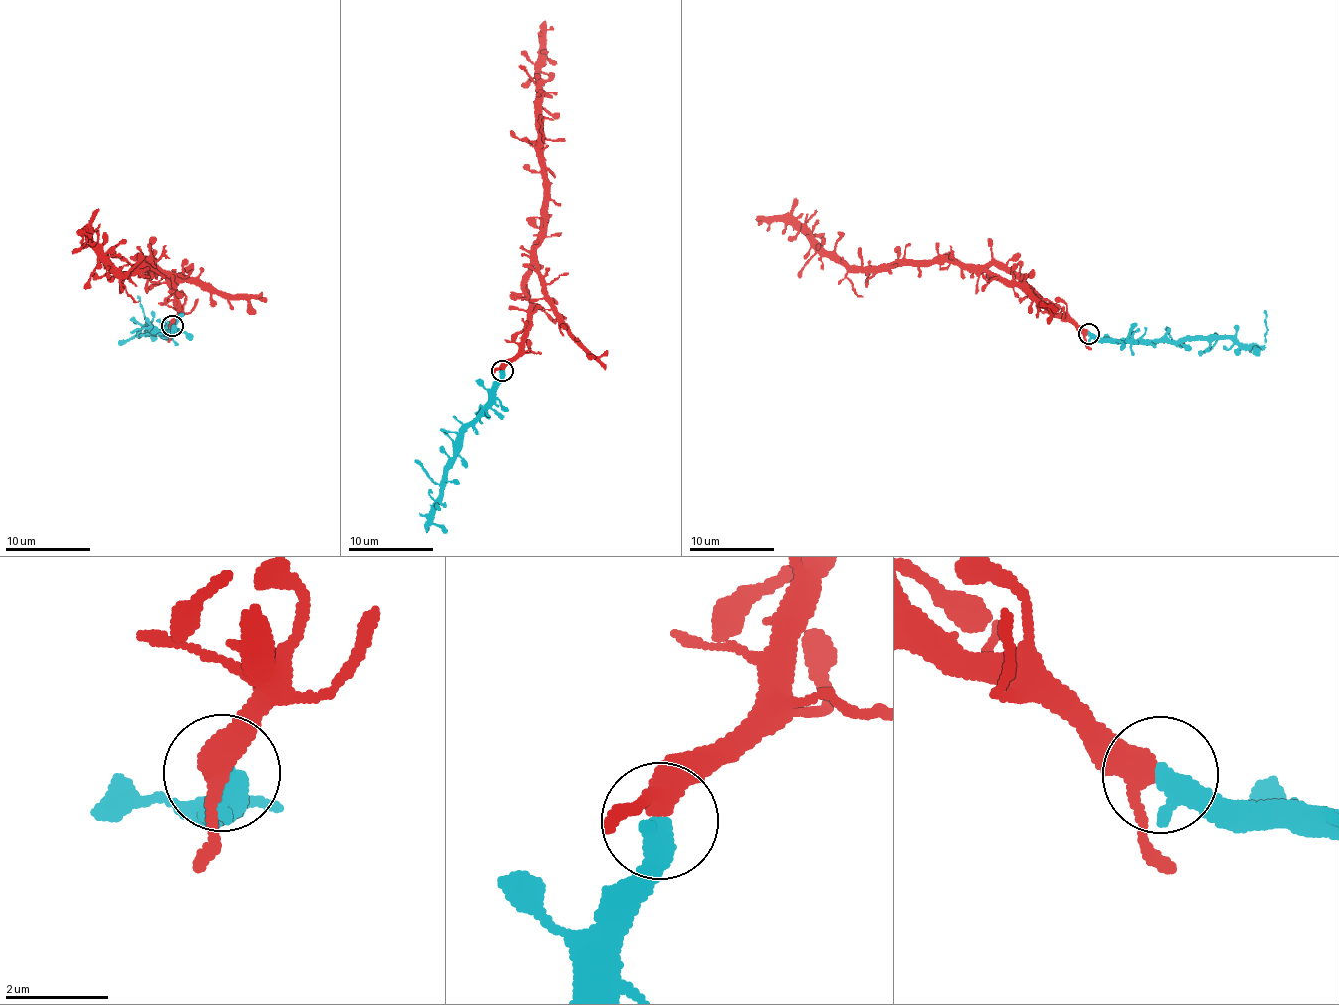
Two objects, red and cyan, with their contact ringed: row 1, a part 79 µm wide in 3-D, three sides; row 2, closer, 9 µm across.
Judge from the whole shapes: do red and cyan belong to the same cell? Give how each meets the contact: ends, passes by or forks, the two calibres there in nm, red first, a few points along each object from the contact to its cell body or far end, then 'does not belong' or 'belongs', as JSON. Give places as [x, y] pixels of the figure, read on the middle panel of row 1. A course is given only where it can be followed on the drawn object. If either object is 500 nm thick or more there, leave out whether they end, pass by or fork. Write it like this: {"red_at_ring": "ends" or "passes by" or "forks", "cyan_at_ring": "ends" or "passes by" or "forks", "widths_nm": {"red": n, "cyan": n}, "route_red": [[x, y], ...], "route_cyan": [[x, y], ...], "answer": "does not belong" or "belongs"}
{"red_at_ring": "passes by", "cyan_at_ring": "ends", "widths_nm": {"red": 380, "cyan": 480}, "route_red": [[503, 369], [519, 351], [531, 305], [524, 290], [533, 244], [542, 223], [541, 66], [545, 32], [552, 26]], "route_cyan": [[503, 371], [495, 399], [464, 433], [462, 450], [446, 475], [442, 498], [434, 507], [428, 531], [428, 526]], "answer": "belongs"}

